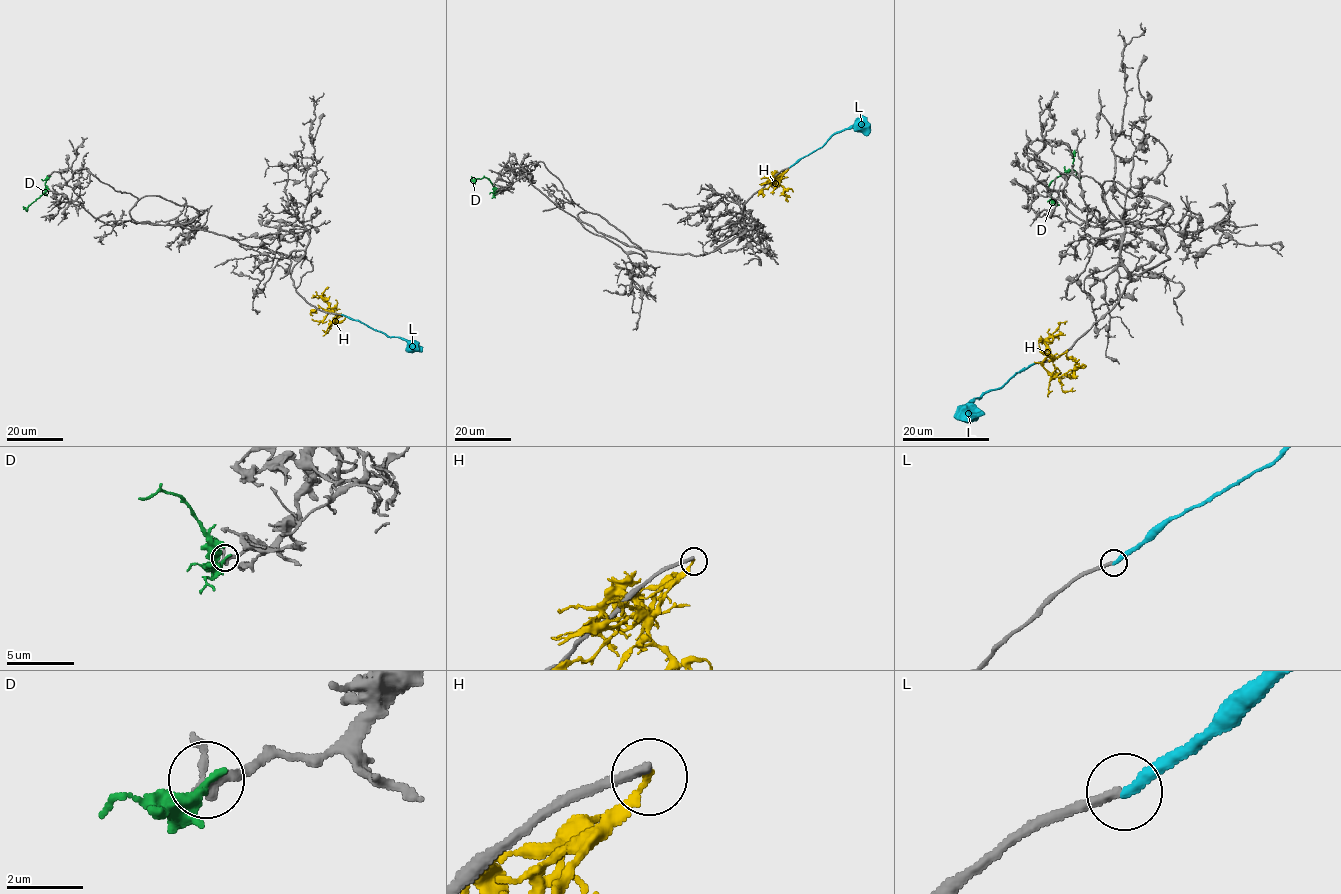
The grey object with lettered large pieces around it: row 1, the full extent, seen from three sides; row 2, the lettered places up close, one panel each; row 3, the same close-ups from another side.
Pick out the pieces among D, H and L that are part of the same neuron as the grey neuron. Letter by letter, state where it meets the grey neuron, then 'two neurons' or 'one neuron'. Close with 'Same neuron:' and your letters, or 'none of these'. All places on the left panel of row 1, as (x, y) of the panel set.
D: meets grey at (49, 176); two neurons
H: meets grey at (341, 313); two neurons
L: meets grey at (341, 314); one neuron
Same neuron: L

